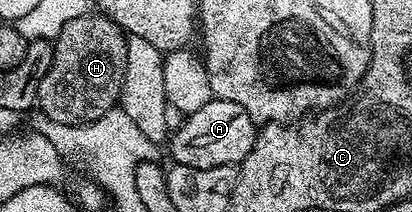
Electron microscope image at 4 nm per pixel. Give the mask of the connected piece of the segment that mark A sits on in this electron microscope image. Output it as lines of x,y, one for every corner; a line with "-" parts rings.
211,98
196,112
184,119
185,123
170,135
173,164
181,163
194,169
214,169
222,165
236,167
250,153
256,140
258,124
234,101

